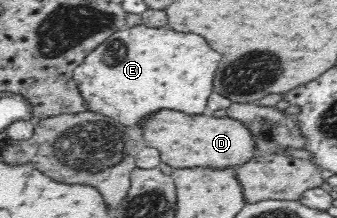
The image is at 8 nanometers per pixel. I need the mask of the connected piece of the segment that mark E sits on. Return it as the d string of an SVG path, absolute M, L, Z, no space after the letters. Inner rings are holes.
M141 24L132 29L126 27L116 31L103 41L74 69L73 78L90 111L114 118L125 126L139 127L140 123L148 119L148 115L154 115L160 109L174 109L188 115L207 113L208 98L214 91L214 73L218 63L220 55L212 51L202 37L192 33L174 33L168 27L152 29Z

